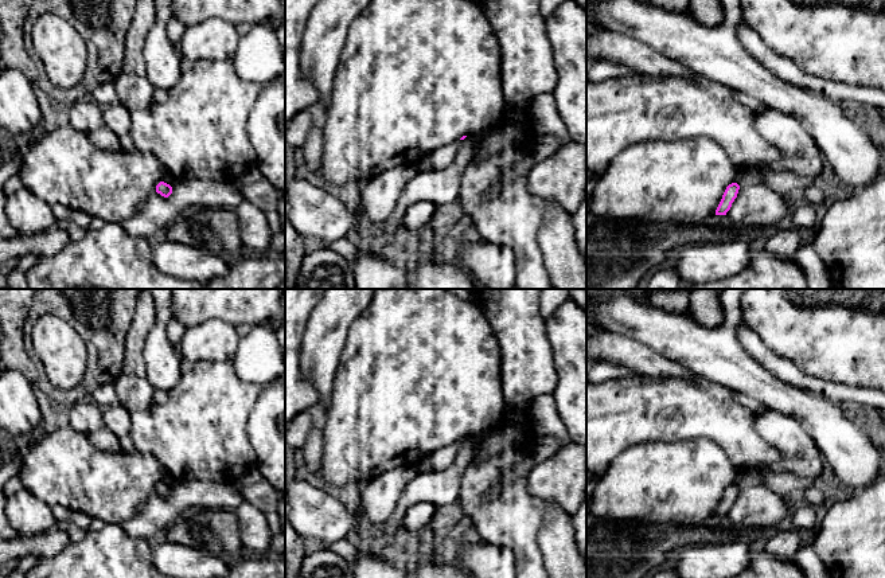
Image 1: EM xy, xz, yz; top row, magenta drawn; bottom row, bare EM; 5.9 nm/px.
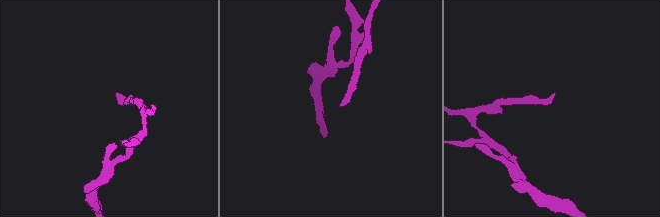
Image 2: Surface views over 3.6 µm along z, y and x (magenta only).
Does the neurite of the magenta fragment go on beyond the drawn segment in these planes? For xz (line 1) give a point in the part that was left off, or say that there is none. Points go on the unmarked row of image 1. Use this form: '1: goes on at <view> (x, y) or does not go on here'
1: does not go on here

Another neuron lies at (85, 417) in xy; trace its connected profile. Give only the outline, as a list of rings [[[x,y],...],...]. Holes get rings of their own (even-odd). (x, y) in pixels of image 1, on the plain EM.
[[[90,399],[70,406],[69,426],[86,436],[102,429],[102,409]]]

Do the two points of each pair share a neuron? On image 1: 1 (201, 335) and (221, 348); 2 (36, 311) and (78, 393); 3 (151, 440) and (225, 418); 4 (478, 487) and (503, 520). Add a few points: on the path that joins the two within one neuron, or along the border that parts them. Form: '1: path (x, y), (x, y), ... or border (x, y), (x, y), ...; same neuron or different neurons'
1: path (206, 340), (215, 343); same neuron
2: path (65, 309), (96, 339), (96, 364); same neuron
3: path (170, 432), (197, 432), (206, 422); same neuron
4: path (478, 496), (478, 500), (494, 516); same neuron

